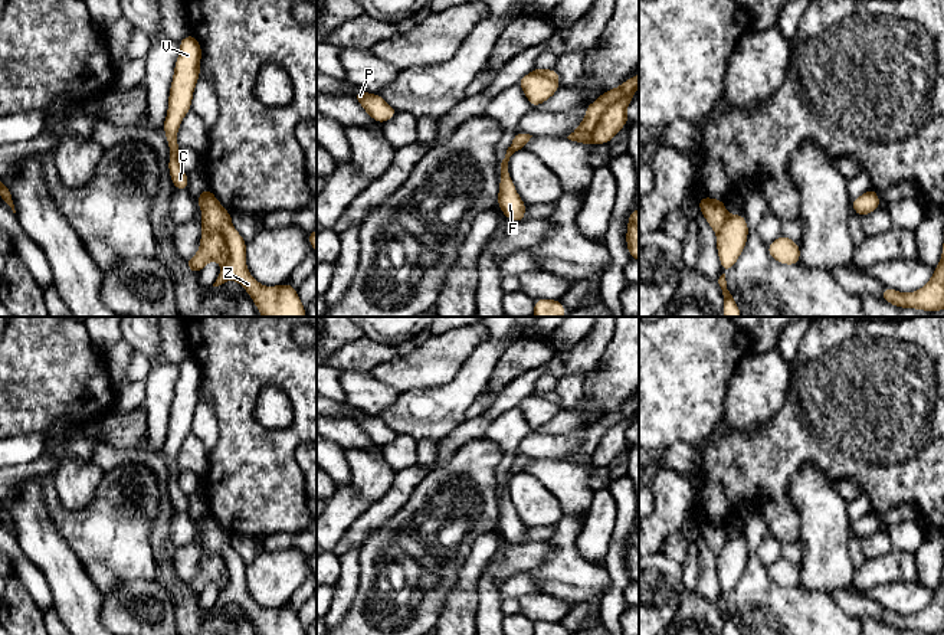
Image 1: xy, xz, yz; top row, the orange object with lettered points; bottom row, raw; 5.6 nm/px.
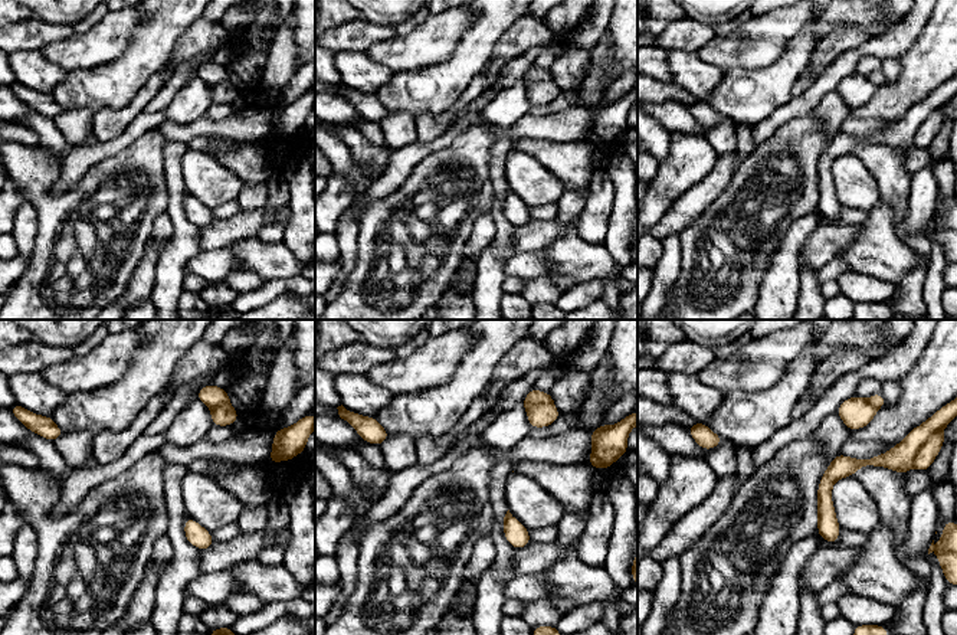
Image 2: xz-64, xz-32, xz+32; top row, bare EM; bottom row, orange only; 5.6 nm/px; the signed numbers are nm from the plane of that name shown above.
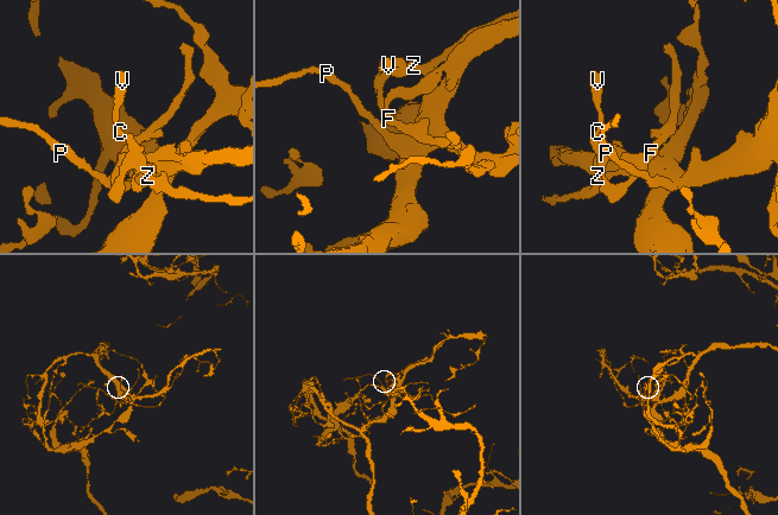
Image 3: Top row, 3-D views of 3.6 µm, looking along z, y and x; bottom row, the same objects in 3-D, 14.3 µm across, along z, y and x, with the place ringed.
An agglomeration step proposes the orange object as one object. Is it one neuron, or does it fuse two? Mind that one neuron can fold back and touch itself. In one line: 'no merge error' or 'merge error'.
merge error

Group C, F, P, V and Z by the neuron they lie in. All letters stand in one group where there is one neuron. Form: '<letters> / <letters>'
C V Z / F P

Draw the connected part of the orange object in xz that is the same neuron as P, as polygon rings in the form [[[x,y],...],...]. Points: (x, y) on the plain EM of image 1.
[[[363,412],[353,418],[363,429],[363,432],[378,446],[391,442],[397,431],[390,429],[380,416],[368,416]]]

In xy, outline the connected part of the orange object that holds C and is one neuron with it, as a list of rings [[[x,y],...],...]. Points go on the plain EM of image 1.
[[[190,356],[178,366],[180,374],[168,416],[168,432],[163,446],[170,471],[168,495],[176,513],[189,513],[189,498],[178,485],[177,455],[186,436],[191,432],[194,410],[200,399],[201,369]]]

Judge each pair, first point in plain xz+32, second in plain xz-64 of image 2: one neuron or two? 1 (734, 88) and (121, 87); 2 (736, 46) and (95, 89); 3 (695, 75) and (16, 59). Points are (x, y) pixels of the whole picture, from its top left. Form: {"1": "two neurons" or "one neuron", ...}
{"1": "one neuron", "2": "two neurons", "3": "one neuron"}

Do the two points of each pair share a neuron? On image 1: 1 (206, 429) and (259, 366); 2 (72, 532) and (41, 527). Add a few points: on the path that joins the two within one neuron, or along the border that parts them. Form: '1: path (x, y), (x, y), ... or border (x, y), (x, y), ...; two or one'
1: border (200, 390), (213, 408), (219, 434), (209, 452); two
2: border (42, 496), (49, 519), (75, 555); two

